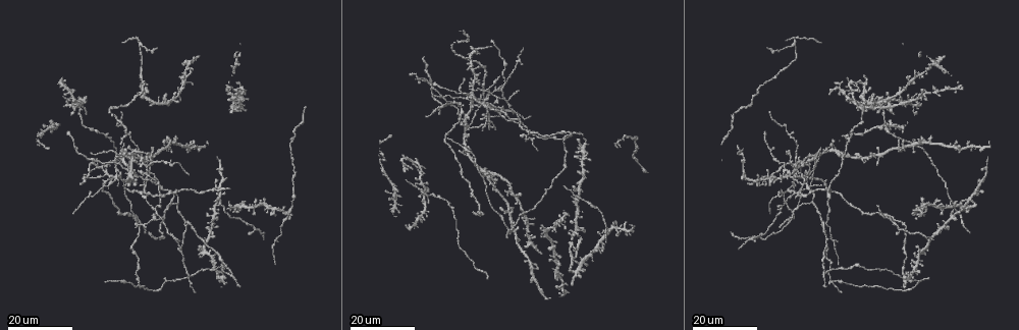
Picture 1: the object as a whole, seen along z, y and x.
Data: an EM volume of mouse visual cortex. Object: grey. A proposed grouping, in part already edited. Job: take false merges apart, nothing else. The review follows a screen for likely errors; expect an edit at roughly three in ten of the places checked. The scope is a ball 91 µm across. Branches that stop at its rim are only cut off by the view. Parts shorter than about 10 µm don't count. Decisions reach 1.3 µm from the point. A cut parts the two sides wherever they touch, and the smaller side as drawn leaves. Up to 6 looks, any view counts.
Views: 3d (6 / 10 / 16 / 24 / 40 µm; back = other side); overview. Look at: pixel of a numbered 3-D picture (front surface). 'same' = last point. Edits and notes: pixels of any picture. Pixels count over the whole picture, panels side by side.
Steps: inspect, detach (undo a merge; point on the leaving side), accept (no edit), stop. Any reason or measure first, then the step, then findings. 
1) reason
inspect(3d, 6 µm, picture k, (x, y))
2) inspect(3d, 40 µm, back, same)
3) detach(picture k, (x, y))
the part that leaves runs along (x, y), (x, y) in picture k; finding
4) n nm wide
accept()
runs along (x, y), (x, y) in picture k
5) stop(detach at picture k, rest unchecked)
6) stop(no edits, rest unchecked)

four-way junction
inspect(3d, 24 µm, picture 1, (618, 227))

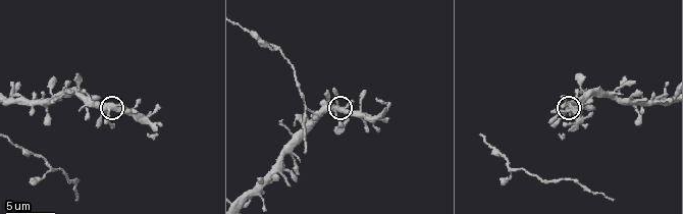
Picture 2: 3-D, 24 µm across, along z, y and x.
inspect(3d, 10 µm, picture 2, (338, 102))

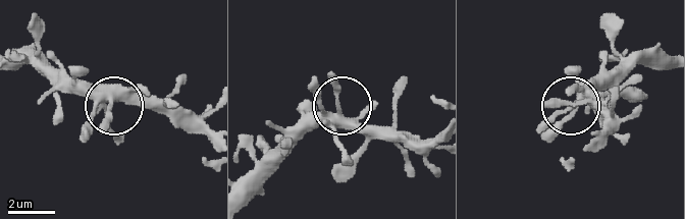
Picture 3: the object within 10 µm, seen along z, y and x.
4 arms
accept()
one cell here

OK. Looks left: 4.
four arms meet
inspect(3d, 16 µm, picture 1, (818, 161))

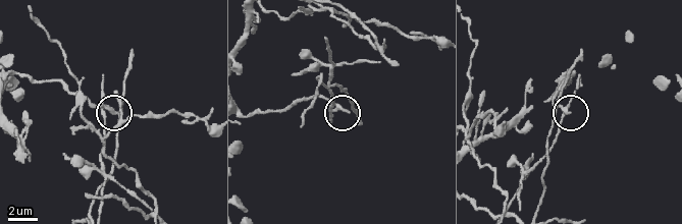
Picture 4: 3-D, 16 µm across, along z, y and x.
inspect(3d, 6 µm, picture 4, (330, 107))

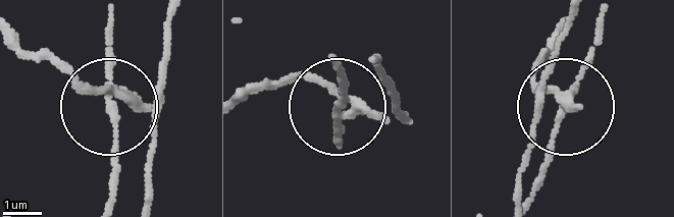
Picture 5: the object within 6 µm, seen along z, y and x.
210 nm wide
detach(picture 5, (159, 106))
the part that leaves runs along (342, 110), (339, 61) in picture 5; two cells meet here

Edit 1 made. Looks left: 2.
stop(detach at picture 5, rest unchecked)

